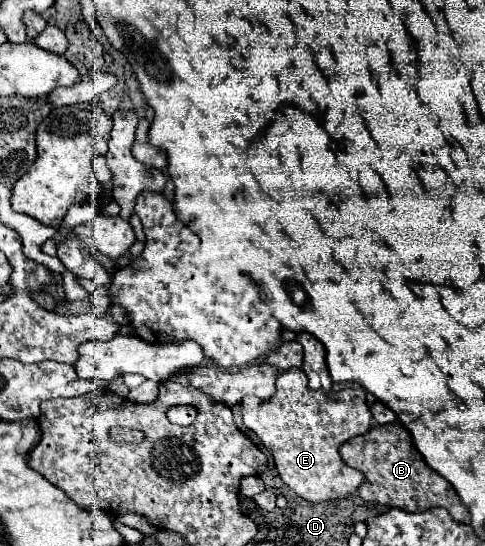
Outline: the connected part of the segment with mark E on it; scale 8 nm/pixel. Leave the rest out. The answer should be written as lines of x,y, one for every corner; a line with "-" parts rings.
289,369
277,377
277,393
271,399
261,401
257,397
245,397
241,401
241,413
245,427
271,451
283,483
305,501
323,503
347,497
361,487
363,473
343,463
339,447
367,433
373,425
363,389
335,393
311,391
307,387
307,375
301,369

